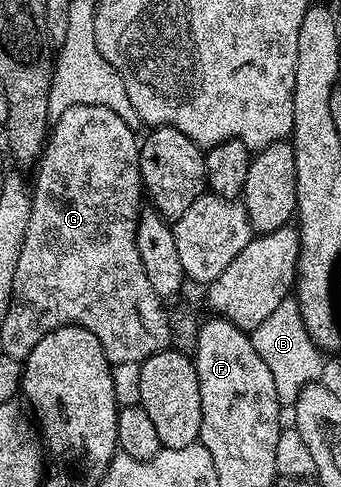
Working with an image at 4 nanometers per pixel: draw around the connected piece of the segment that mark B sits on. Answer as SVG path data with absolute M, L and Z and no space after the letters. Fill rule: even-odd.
M290 298L279 302L278 308L259 326L252 329L253 345L259 350L259 358L263 358L267 370L271 370L271 378L275 381L275 394L279 394L279 402L283 406L291 406L307 385L320 381L321 371L325 364L321 361L322 349L307 334L307 326L301 317L301 307L296 299Z

